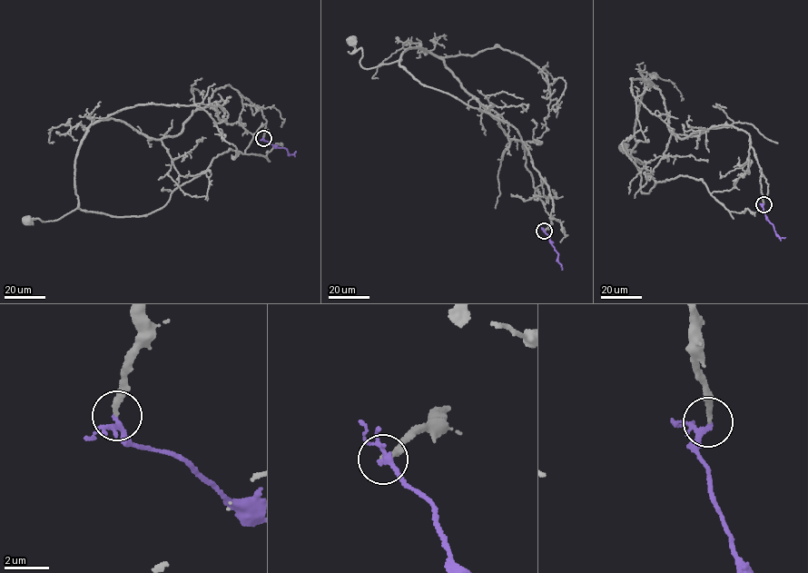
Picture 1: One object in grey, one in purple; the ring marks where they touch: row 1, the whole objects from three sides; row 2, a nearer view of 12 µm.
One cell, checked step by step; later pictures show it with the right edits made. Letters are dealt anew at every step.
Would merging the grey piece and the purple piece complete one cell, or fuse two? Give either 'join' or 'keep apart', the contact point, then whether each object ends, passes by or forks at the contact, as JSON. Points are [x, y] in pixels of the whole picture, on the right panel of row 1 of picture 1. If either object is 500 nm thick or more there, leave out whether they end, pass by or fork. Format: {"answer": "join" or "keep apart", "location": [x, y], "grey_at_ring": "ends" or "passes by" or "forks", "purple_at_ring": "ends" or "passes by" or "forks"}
{"answer": "join", "location": [763, 204], "grey_at_ring": "ends", "purple_at_ring": "forks"}

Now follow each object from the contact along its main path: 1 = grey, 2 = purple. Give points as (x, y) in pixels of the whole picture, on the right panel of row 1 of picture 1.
1: (763, 203), (746, 132), (719, 124), (682, 139), (653, 83), (631, 152), (644, 163), (624, 147)
2: (763, 204), (763, 210), (776, 234), (780, 238), (785, 237)

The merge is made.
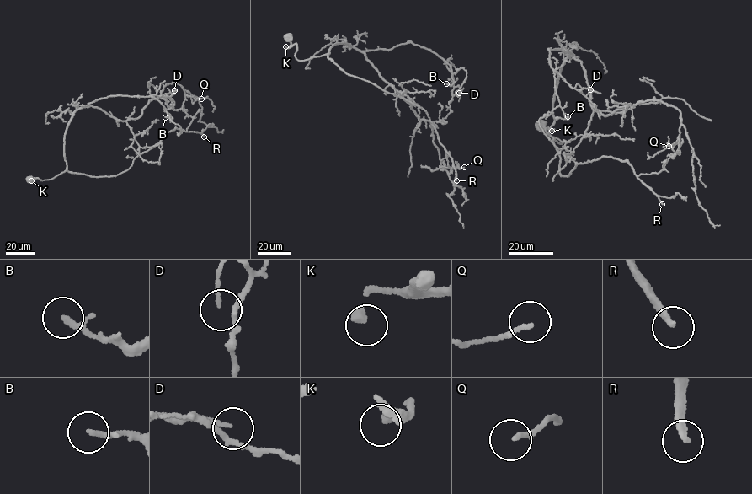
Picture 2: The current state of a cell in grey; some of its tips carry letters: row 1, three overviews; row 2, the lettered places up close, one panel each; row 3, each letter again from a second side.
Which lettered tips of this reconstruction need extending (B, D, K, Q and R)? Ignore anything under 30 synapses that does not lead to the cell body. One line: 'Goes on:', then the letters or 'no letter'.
Goes on: R

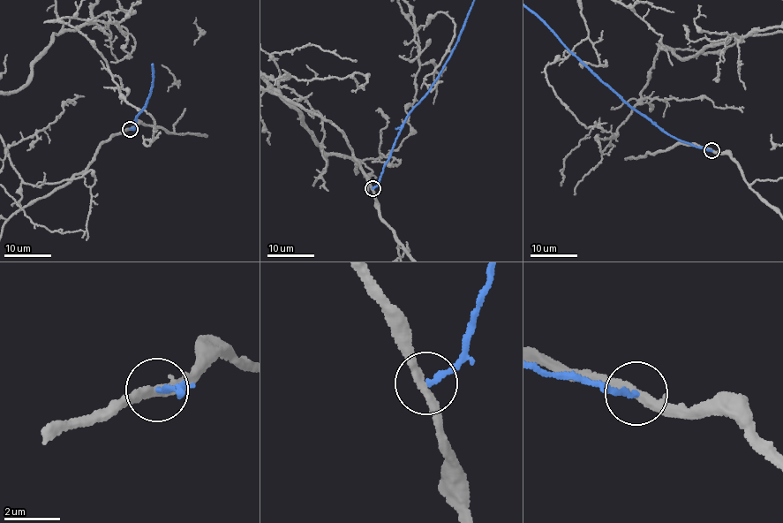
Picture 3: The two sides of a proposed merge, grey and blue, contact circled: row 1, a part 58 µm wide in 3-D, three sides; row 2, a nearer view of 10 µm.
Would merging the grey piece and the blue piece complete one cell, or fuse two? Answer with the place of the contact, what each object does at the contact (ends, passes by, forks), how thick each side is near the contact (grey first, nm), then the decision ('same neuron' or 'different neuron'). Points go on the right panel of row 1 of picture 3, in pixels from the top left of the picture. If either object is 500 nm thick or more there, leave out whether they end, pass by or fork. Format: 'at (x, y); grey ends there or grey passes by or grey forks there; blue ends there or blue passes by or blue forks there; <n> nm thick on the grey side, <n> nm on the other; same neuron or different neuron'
at (711, 150); grey passes by; blue ends there; 320 nm thick on the grey side, 170 nm on the other; different neuron

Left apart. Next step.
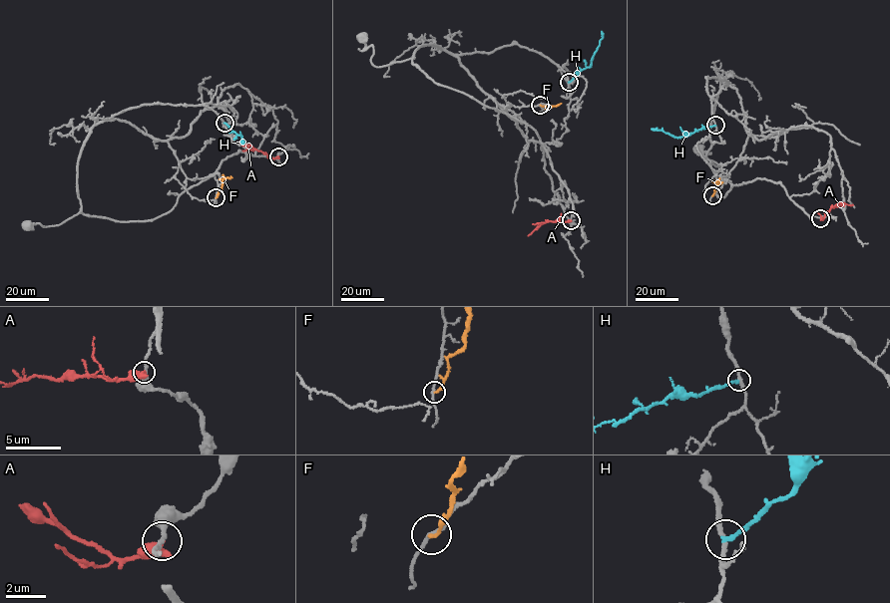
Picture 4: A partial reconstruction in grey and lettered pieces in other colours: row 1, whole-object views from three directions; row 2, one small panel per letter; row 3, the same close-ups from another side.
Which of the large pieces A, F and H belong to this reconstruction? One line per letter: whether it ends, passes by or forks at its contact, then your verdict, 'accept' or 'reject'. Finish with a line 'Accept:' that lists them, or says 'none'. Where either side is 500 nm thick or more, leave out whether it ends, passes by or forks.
A: it ends | reject
F: it ends | reject
H: it ends | reject
Accept: none

